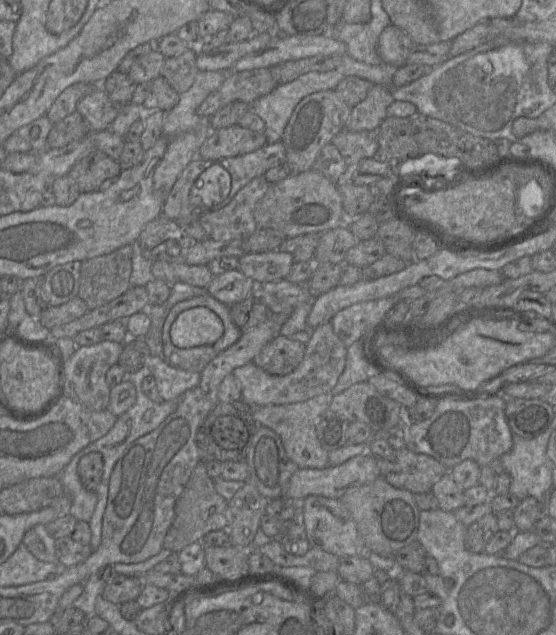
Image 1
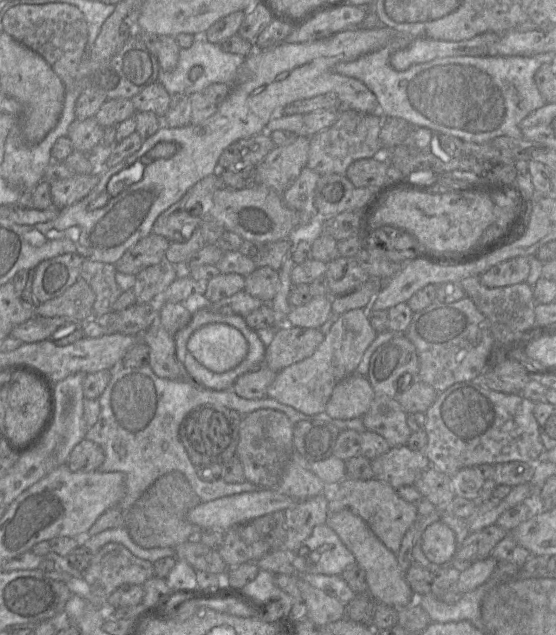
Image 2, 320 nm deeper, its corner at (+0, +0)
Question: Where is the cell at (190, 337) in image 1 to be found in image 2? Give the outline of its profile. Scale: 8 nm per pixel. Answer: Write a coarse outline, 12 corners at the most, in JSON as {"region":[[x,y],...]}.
{"region":[[212,323],[191,335],[187,349],[223,373],[245,358],[237,328]]}

